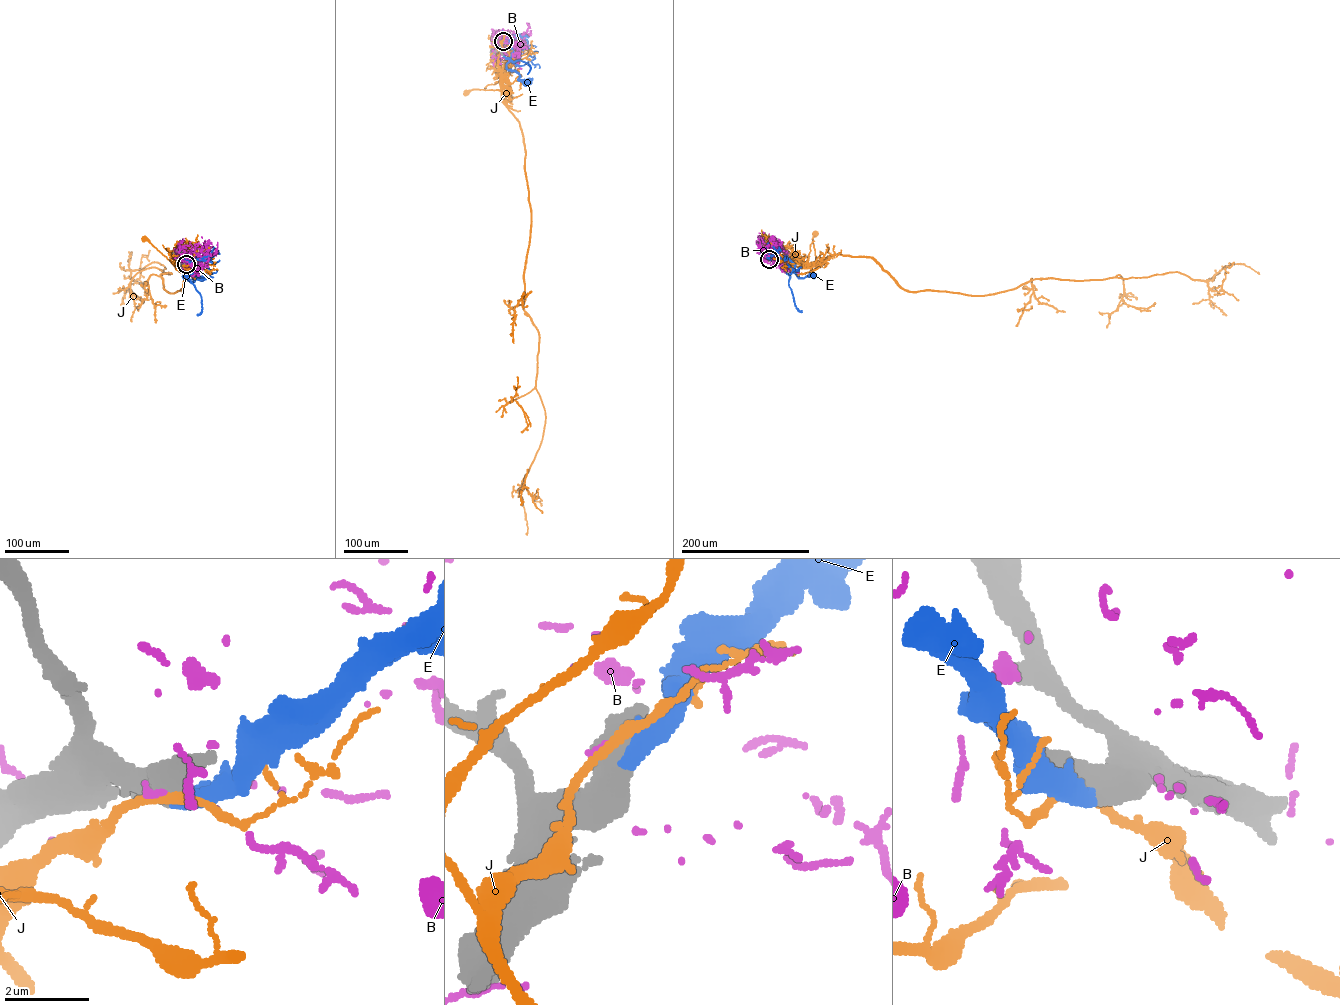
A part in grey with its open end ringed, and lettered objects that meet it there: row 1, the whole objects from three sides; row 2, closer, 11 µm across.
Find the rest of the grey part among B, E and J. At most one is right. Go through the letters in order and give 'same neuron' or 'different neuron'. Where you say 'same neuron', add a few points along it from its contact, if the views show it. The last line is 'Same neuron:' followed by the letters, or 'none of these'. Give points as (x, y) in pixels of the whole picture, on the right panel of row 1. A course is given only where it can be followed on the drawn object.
B: different neuron
E: same neuron; course (769, 259), (799, 278), (814, 276)
J: different neuron
Same neuron: E

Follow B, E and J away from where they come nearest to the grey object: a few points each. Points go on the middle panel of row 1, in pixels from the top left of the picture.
B: (503, 41), (509, 44), (505, 38), (509, 39), (517, 51), (496, 45), (494, 30)
E: (503, 41), (510, 36), (512, 41), (512, 54), (506, 68), (516, 72), (519, 79), (527, 84)
J: (503, 41), (502, 47), (509, 54), (502, 71), (504, 91), (472, 89), (465, 93)

